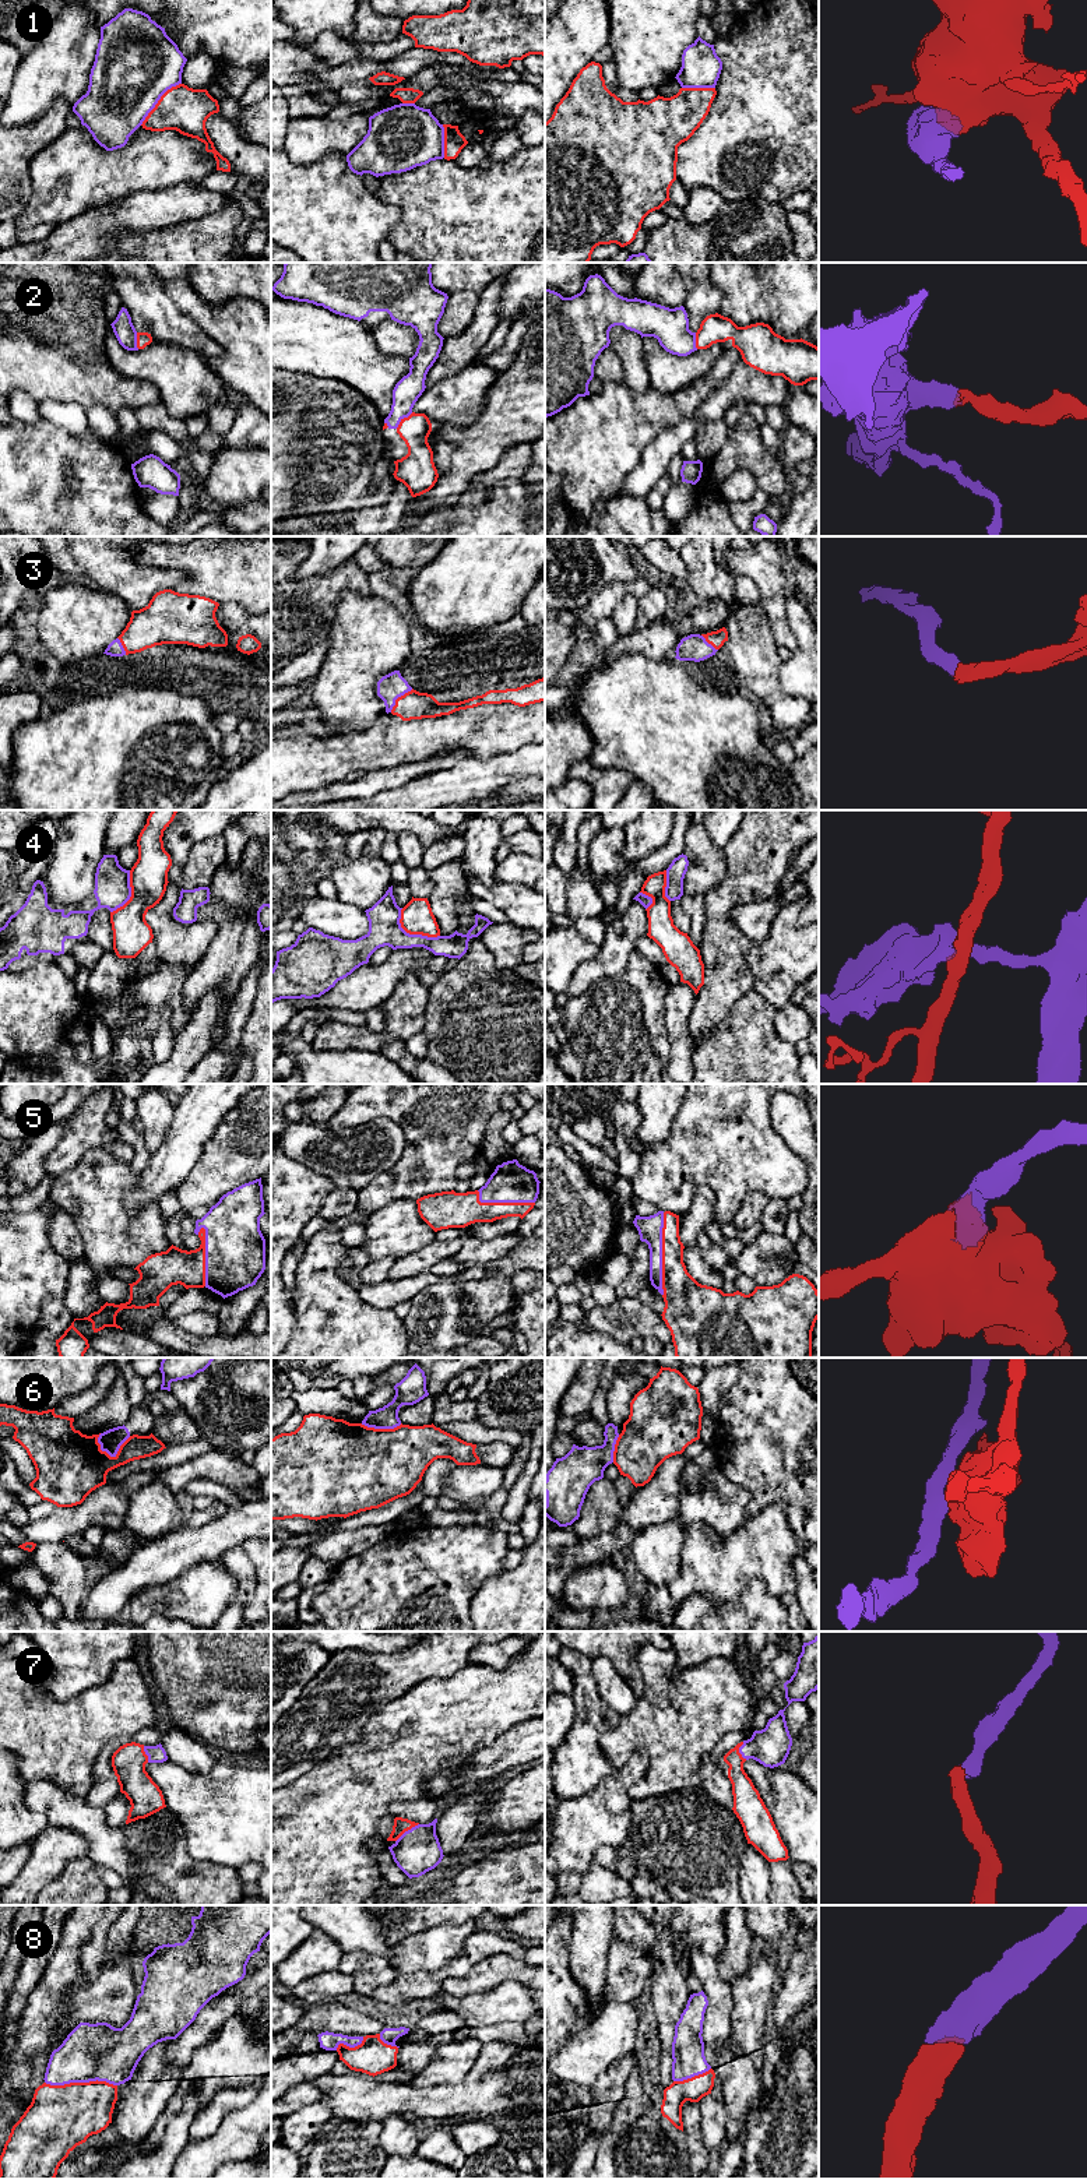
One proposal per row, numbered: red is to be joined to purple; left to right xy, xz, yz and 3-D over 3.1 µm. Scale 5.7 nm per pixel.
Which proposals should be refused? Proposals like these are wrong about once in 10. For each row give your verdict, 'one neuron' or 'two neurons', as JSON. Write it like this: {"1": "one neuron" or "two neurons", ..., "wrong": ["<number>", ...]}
{"1": "two neurons", "2": "one neuron", "3": "one neuron", "4": "two neurons", "5": "one neuron", "6": "two neurons", "7": "one neuron", "8": "one neuron", "wrong": ["1", "4", "6"]}

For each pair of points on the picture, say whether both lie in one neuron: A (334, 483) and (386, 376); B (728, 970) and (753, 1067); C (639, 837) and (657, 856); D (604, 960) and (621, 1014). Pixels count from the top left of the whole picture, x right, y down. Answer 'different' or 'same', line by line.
A: different
B: different
C: different
D: different

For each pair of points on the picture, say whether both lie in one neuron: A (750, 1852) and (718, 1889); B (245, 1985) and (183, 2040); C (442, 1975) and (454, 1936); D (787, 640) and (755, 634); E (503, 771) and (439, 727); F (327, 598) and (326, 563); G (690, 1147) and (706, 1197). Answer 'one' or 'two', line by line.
A: two
B: one
C: two
D: two
E: two
F: two
G: two

